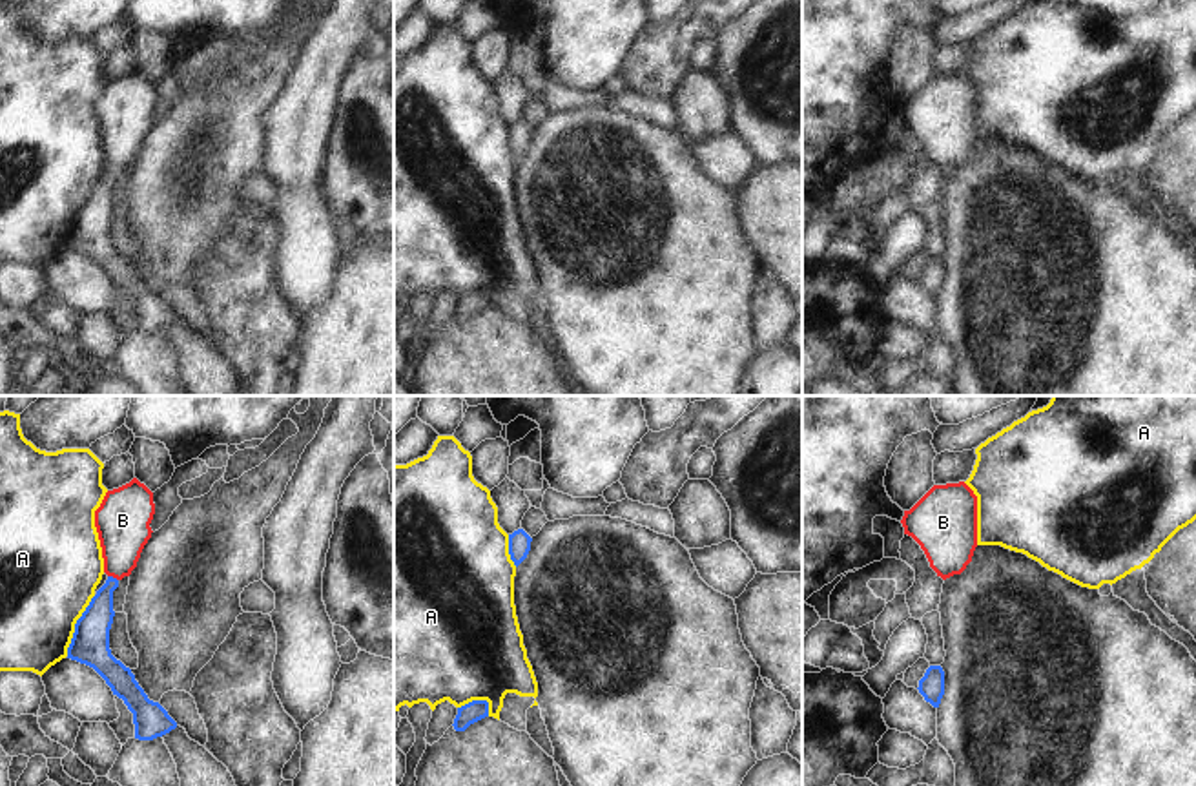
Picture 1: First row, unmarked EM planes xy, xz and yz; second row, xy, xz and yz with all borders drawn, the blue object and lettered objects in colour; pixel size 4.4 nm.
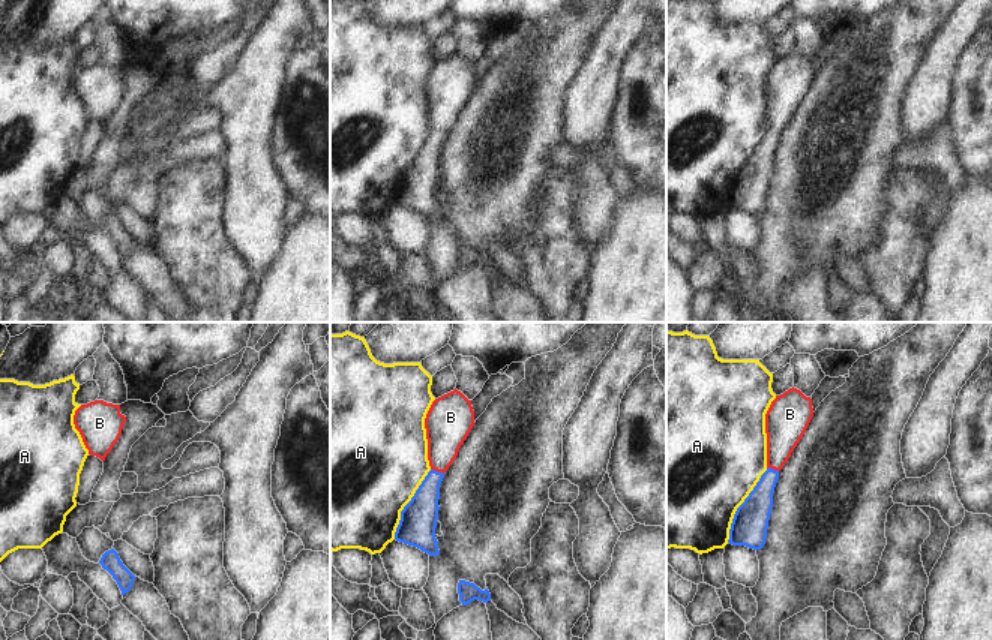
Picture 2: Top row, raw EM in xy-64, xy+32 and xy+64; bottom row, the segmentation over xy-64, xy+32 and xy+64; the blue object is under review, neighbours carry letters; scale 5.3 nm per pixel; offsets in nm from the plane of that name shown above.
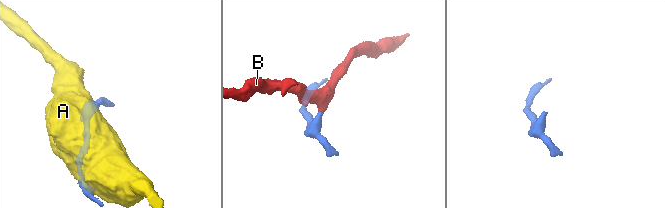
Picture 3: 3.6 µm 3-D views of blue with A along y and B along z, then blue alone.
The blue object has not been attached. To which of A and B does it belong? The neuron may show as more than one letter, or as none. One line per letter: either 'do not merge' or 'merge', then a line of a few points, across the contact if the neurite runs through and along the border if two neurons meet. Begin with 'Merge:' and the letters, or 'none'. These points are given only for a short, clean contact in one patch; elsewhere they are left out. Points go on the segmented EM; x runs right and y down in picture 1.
Merge: B
A: do not merge
B: merge | xy (92, 630), (112, 577), (121, 558), (123, 522)

